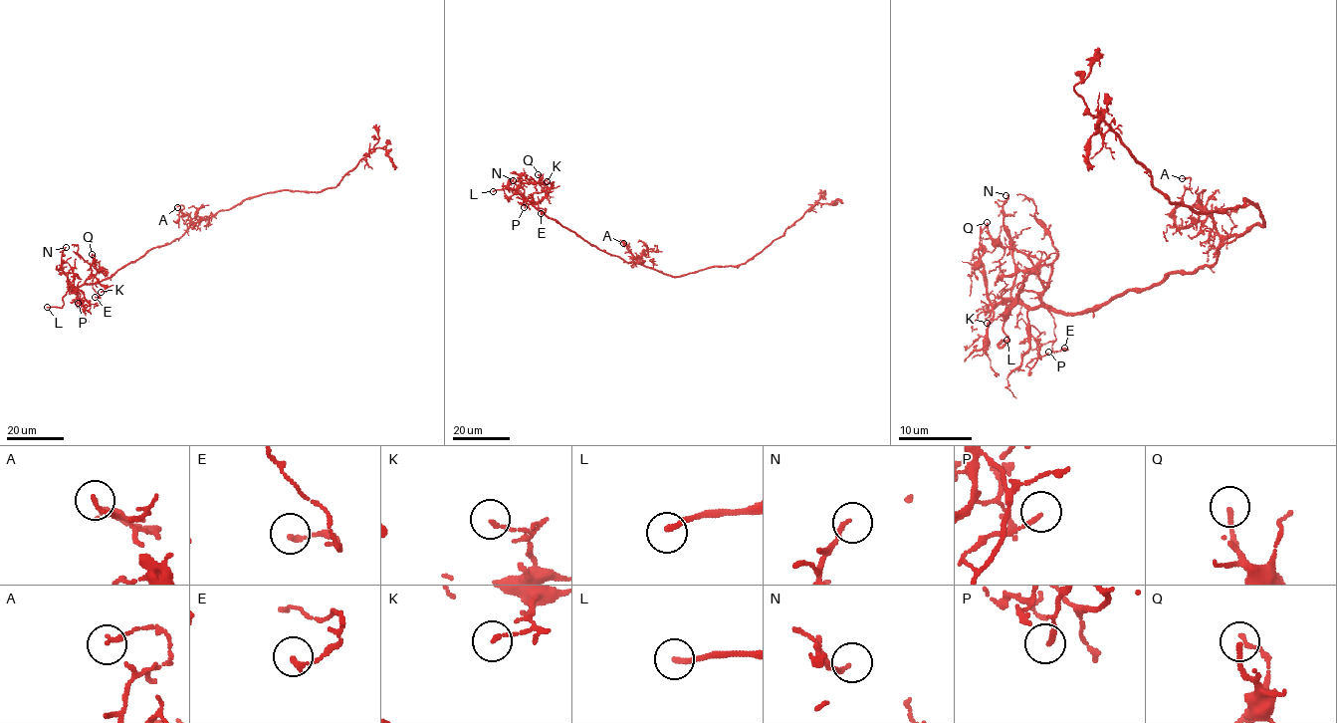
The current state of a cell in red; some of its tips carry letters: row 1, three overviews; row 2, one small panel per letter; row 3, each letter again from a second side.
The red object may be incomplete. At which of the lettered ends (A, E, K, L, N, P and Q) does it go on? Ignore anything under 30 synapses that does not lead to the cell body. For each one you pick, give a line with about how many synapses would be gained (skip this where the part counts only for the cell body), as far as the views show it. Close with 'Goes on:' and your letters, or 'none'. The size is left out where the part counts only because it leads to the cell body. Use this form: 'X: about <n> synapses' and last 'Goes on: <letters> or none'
Goes on: L

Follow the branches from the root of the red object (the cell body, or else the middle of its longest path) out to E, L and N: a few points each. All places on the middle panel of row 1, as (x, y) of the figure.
E: (661, 272), (600, 250), (548, 218), (532, 200), (540, 201), (539, 207), (546, 209), (541, 213)
L: (661, 272), (627, 263), (592, 246), (548, 218), (515, 189), (493, 191)
N: (661, 272), (627, 263), (592, 246), (538, 210), (517, 189), (509, 187), (508, 180), (513, 180)

